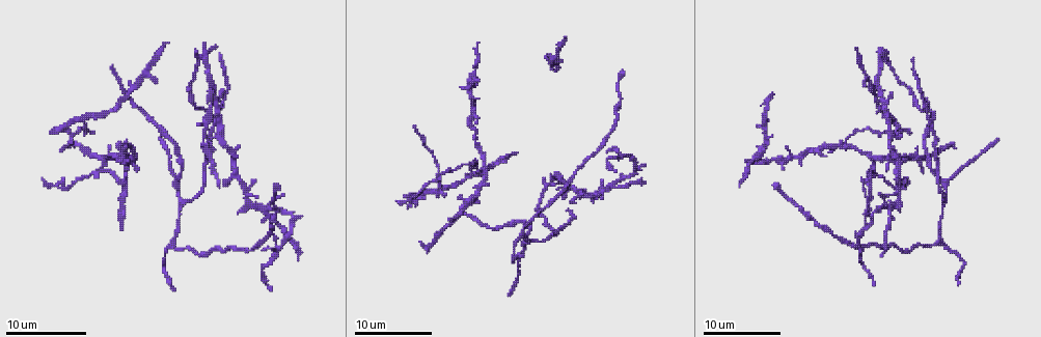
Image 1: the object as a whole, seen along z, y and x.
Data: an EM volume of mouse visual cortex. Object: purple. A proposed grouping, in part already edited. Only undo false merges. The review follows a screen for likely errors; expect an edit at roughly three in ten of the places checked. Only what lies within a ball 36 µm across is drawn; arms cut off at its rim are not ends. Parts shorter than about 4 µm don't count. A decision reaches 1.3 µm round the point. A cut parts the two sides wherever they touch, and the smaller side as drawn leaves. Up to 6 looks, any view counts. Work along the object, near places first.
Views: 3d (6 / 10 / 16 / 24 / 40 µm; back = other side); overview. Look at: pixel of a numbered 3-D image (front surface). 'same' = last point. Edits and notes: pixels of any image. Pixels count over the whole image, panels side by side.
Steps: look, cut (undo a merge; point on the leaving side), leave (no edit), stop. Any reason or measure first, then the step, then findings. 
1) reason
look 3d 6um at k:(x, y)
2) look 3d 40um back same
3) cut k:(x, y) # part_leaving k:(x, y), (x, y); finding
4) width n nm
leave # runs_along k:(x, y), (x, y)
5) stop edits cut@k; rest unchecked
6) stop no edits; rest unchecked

looks like a crossing
look 3d 16um at 1:(120, 183)

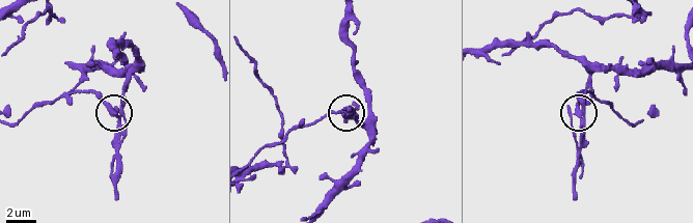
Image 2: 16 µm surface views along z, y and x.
from behind
look 3d 16um back at 2:(576, 111)

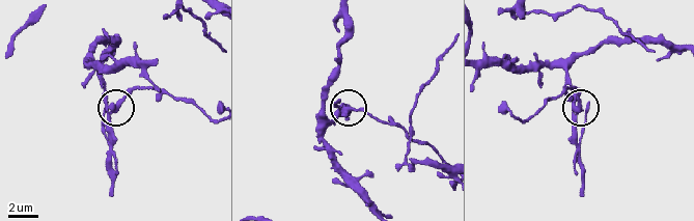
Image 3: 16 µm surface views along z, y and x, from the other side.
cut 3:(118, 99) # part_leaving 3:(575, 117), (578, 92), (564, 88), (530, 116), (518, 118); two neurons meet here

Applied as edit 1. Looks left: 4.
look overview

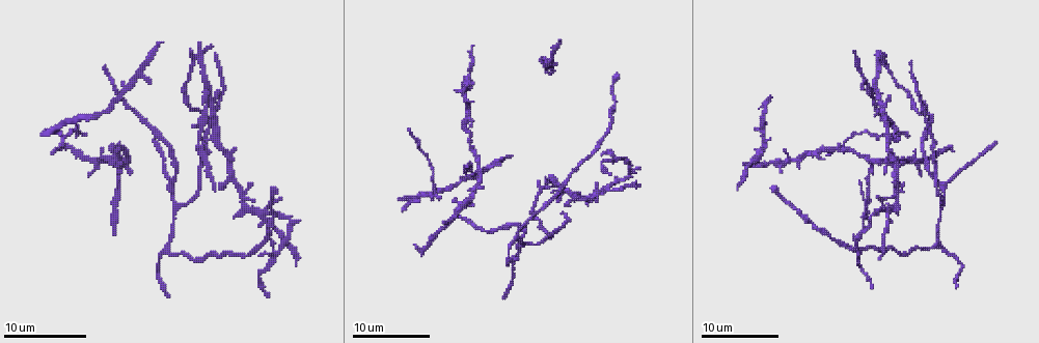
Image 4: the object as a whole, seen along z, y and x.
a fork
look 3d 10um at 4:(930, 124)

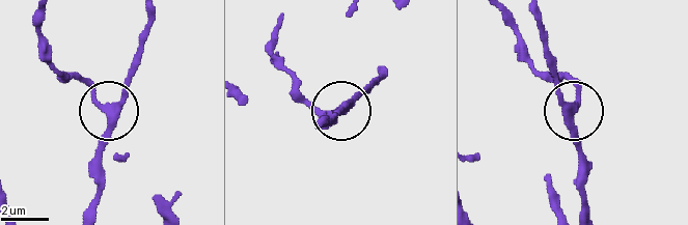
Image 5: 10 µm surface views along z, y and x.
side_arm 10 um; arms 3
leave # continuous, no second neuron

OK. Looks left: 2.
arms part here
look 3d 16um at 4:(944, 184)

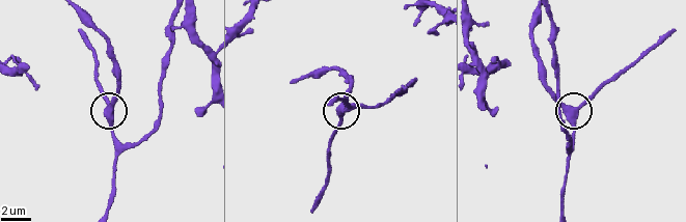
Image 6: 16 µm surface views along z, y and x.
zoom in
look 3d 6um at 6:(109, 109)

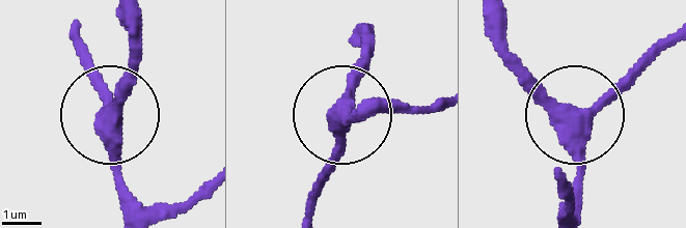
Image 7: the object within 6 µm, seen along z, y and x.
leave # runs_along 7:(202, 186), (172, 205), (133, 195), (122, 136), (83, 40); continuous, no second neuron

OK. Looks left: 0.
stop edits cut@3; rest unchecked

